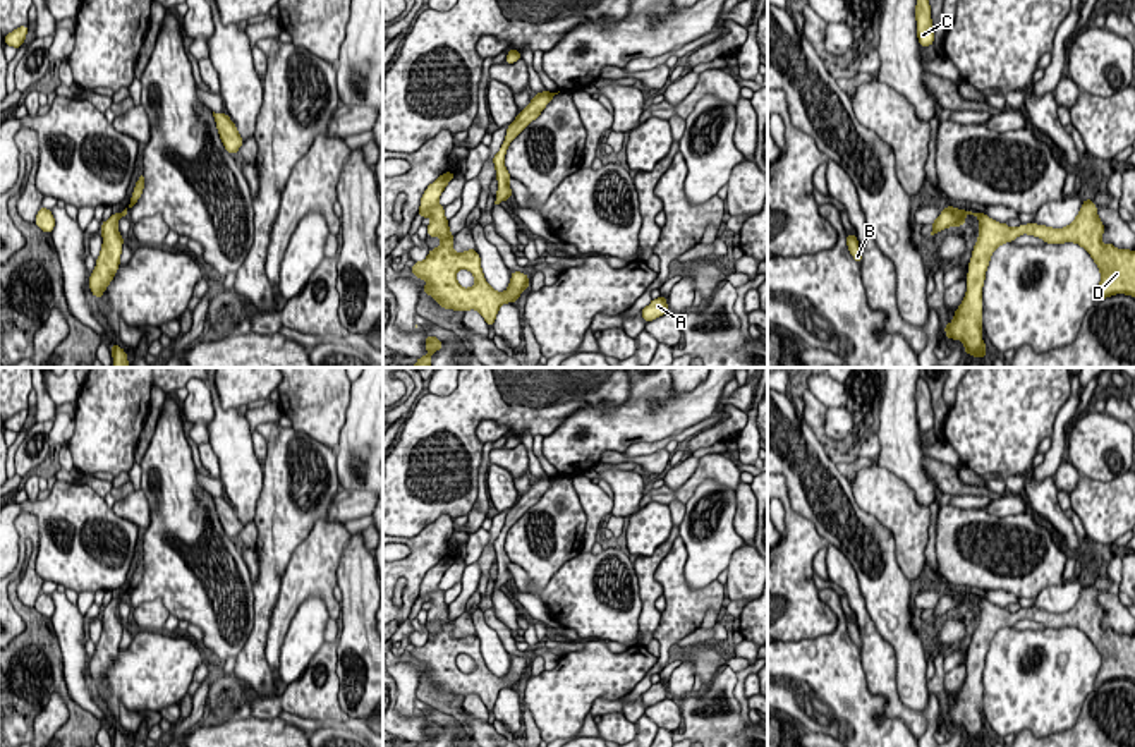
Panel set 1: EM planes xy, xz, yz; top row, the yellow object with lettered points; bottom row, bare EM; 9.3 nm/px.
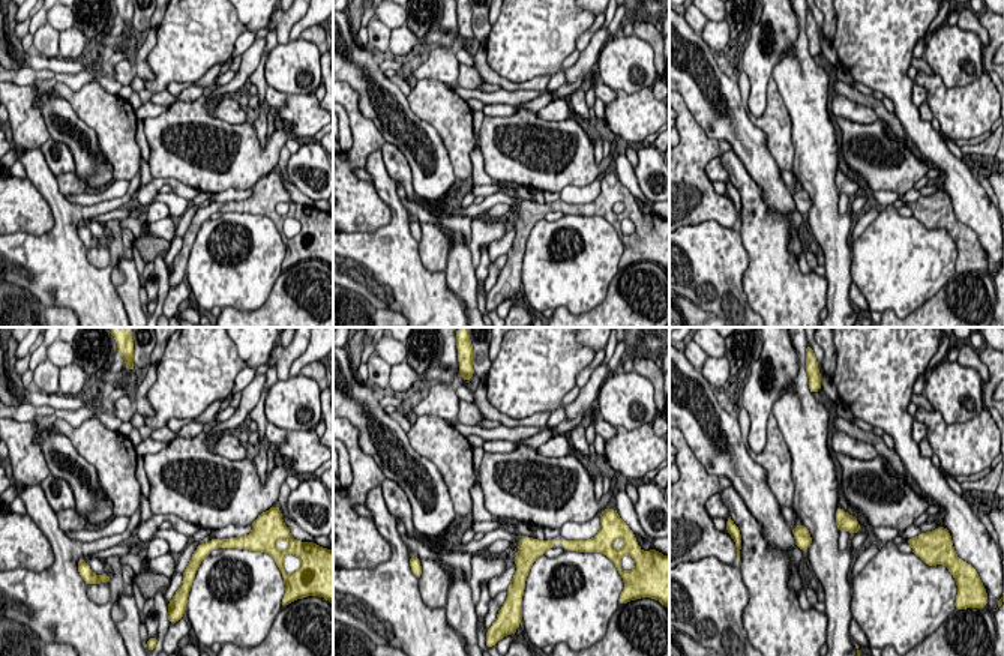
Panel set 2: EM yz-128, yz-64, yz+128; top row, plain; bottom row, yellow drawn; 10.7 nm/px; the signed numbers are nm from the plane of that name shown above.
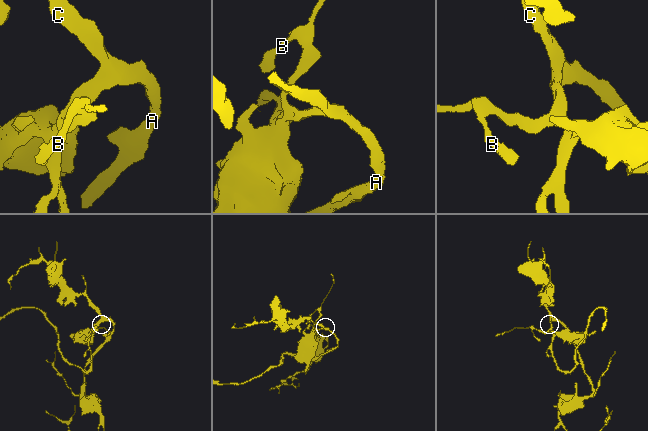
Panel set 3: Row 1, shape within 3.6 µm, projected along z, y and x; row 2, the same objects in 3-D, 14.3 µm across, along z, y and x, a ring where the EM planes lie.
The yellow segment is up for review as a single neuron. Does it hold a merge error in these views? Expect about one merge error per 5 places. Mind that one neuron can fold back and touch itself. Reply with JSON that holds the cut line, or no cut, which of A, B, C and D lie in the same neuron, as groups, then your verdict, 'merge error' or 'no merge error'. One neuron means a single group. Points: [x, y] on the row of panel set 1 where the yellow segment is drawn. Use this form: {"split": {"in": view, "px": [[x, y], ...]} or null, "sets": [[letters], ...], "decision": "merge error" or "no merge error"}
{"split": null, "sets": [["A", "B", "C", "D"]], "decision": "no merge error"}

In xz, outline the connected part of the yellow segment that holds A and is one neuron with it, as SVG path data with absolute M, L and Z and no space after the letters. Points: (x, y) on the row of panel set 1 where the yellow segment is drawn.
M663 295L658 299L652 299L651 304L640 311L642 319L646 323L652 321L666 313L668 313L668 304L666 304L666 297L663 297Z

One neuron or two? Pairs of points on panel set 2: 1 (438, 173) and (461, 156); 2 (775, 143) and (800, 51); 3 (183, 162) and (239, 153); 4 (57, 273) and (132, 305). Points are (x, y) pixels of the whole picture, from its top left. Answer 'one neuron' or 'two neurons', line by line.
1: two neurons
2: two neurons
3: one neuron
4: two neurons

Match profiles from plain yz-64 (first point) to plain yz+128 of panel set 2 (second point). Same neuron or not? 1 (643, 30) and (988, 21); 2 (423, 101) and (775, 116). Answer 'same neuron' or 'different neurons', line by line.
1: different neurons
2: same neuron

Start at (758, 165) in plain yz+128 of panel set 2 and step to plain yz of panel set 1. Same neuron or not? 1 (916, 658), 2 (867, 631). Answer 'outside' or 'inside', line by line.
1: inside
2: outside

